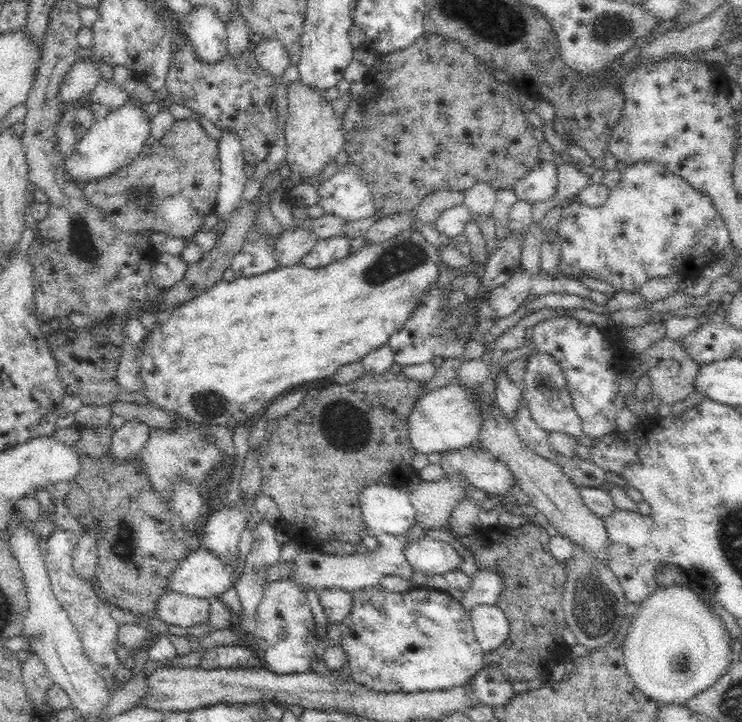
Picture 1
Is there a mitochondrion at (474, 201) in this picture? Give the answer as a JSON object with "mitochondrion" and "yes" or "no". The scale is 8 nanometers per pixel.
{"mitochondrion":"no"}

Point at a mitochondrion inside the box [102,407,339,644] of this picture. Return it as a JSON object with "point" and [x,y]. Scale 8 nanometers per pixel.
{"point":[125,540]}

